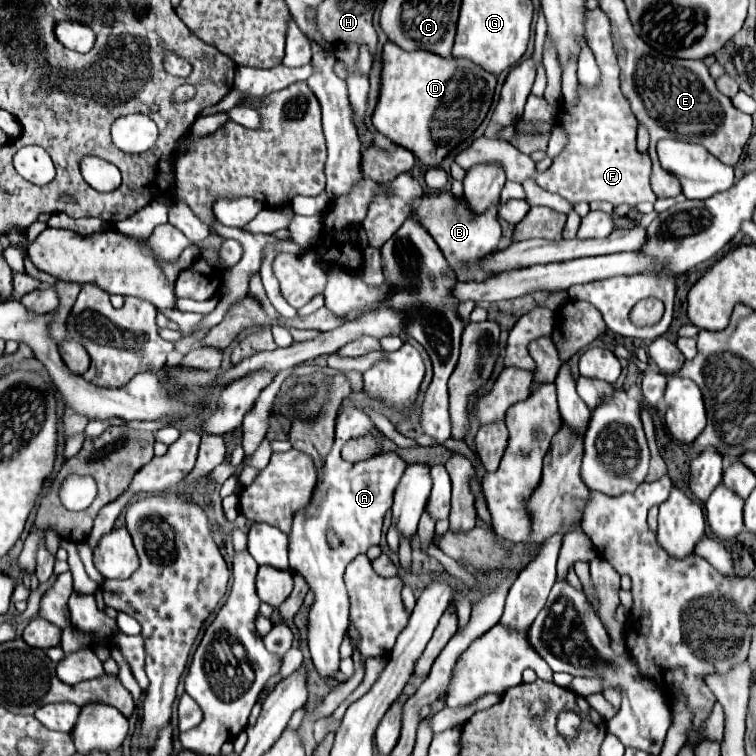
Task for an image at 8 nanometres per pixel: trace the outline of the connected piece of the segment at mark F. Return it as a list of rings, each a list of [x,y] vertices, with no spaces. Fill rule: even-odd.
[[[601,9],[589,11],[585,33],[589,33],[589,47],[593,49],[597,65],[601,69],[601,85],[597,91],[585,91],[583,87],[579,87],[579,103],[561,113],[561,125],[565,127],[569,141],[565,149],[553,159],[547,171],[537,171],[536,163],[530,156],[520,153],[509,142],[487,137],[475,139],[469,147],[457,153],[455,161],[465,171],[477,163],[501,161],[505,165],[507,180],[522,183],[525,179],[531,178],[541,189],[557,193],[573,205],[579,201],[609,201],[613,205],[627,203],[631,207],[629,217],[635,219],[635,205],[657,199],[649,185],[651,159],[647,155],[641,155],[635,147],[639,123],[629,109],[629,101],[623,97],[619,89],[619,65],[613,47],[609,17]]]

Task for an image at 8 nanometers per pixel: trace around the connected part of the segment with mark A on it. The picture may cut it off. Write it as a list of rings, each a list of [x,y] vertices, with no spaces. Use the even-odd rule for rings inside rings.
[[[345,405],[335,421],[335,441],[323,461],[321,479],[309,505],[293,515],[289,533],[289,571],[299,573],[315,595],[307,615],[307,645],[319,675],[325,679],[333,677],[339,669],[339,645],[349,627],[349,595],[343,583],[343,571],[359,553],[365,553],[371,545],[379,543],[381,517],[389,511],[393,503],[393,491],[401,479],[401,473],[405,471],[405,461],[393,453],[353,465],[341,459],[339,453],[343,443],[349,437],[361,437],[369,431],[375,431],[371,419],[363,411]],[[327,529],[335,529],[335,533],[343,539],[339,549],[331,549],[327,545]]]

